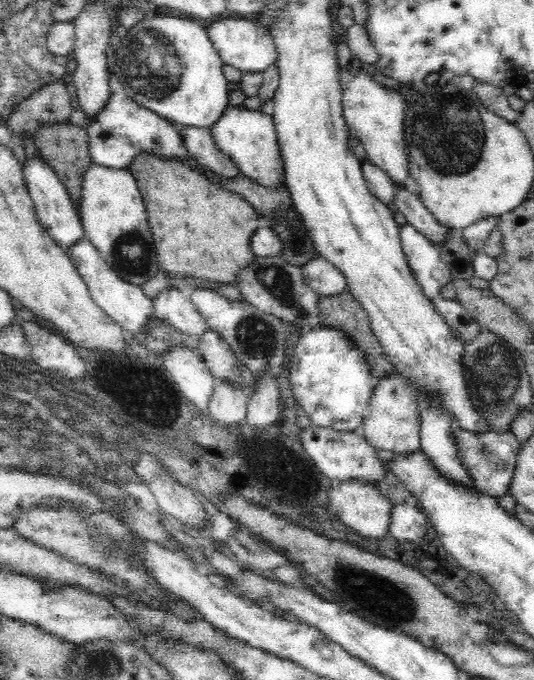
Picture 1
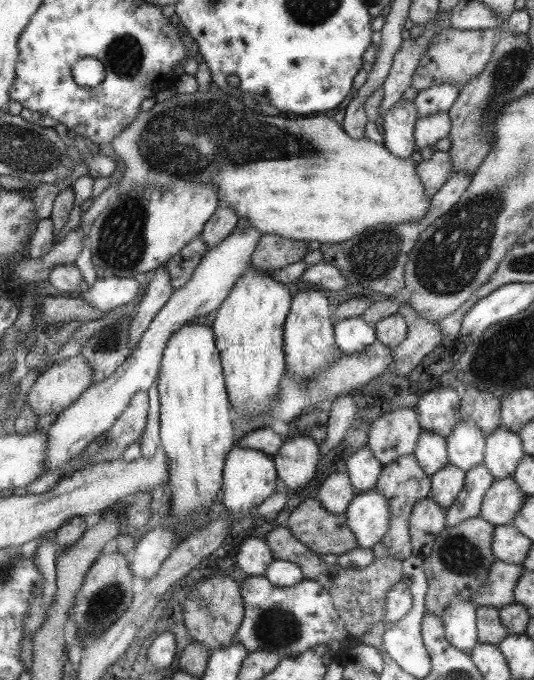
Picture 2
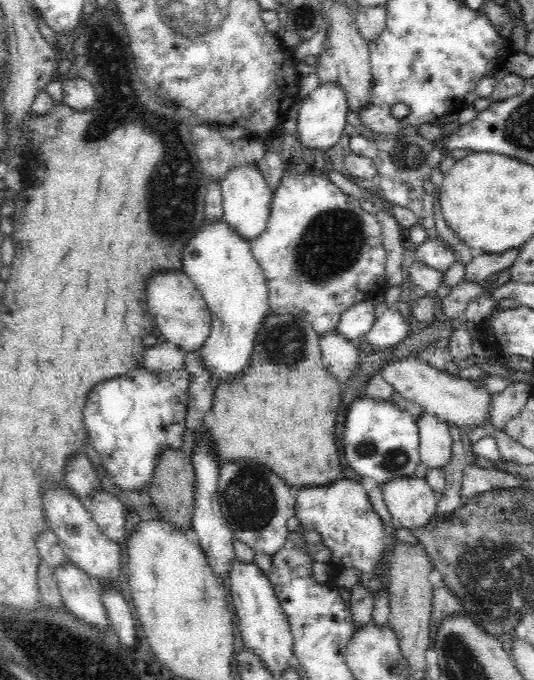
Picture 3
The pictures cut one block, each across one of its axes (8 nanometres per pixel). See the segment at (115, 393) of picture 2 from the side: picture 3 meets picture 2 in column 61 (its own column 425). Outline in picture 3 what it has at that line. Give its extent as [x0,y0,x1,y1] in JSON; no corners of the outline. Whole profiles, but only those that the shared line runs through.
[416,410,452,468]

